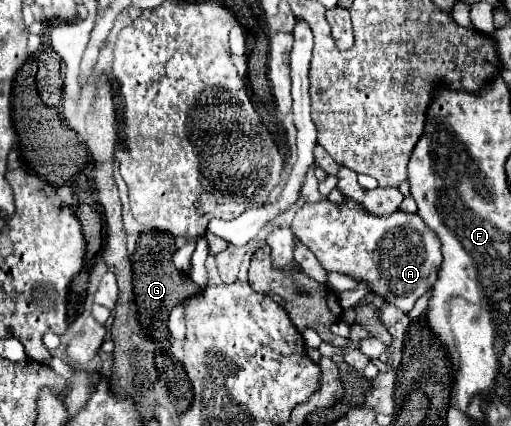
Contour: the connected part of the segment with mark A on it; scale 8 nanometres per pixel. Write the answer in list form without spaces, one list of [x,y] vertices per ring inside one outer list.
[[[322,200],[316,204],[306,202],[292,220],[292,232],[314,252],[324,270],[342,272],[356,280],[366,280],[372,288],[372,294],[398,306],[402,312],[410,312],[416,300],[434,286],[442,264],[438,234],[430,230],[418,214],[406,214],[402,210],[390,216],[370,216],[360,204],[354,204],[352,200],[344,200],[342,206],[336,206],[330,200]]]

